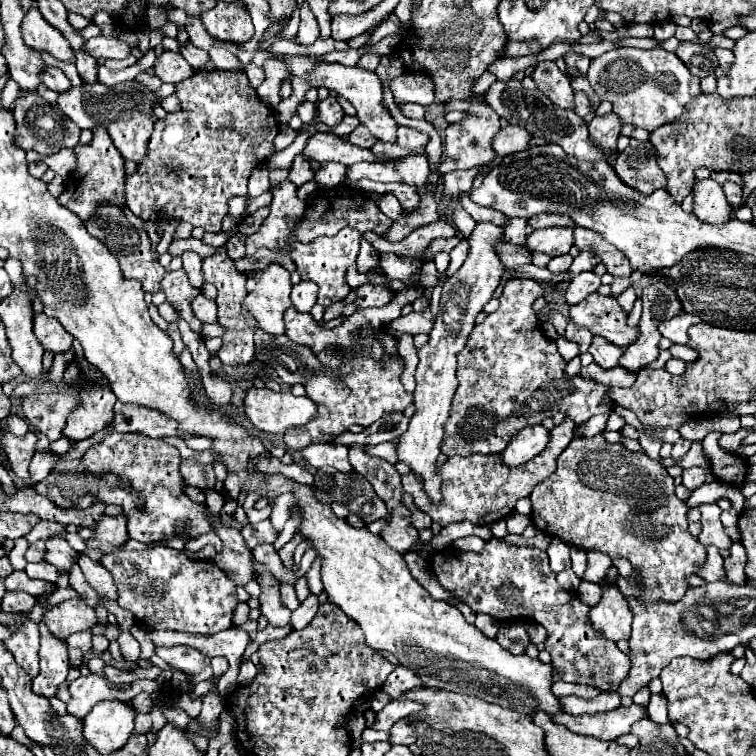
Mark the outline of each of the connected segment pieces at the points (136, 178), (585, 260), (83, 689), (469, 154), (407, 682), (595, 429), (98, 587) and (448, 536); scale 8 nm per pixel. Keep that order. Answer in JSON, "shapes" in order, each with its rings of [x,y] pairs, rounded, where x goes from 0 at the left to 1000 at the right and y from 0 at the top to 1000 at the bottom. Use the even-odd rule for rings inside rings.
{"shapes":[[[[261,94],[255,102],[234,110],[231,118],[242,142],[237,149],[226,149],[205,163],[192,213],[181,221],[181,229],[171,231],[165,239],[168,274],[192,292],[229,287],[250,292],[255,300],[290,308],[292,292],[300,284],[300,263],[327,255],[327,237],[332,226],[364,200],[361,184],[369,165],[361,147],[343,131],[340,120],[327,107],[327,99],[319,94]]],[[[769,332],[766,335],[766,340],[761,340],[758,343],[758,351],[747,358],[747,361],[742,361],[742,364],[750,364],[750,366],[761,366],[761,364],[766,364],[769,358],[776,358],[776,356],[784,356],[787,351],[792,348],[792,343],[790,340],[784,340],[782,337],[782,332]]],[[[118,890],[118,893],[107,893],[102,896],[94,906],[91,906],[91,917],[94,917],[94,927],[89,933],[89,940],[104,951],[110,951],[120,935],[136,925],[155,925],[155,927],[171,927],[173,922],[184,919],[187,914],[192,917],[202,917],[210,914],[213,906],[208,901],[200,898],[189,898],[189,901],[179,901],[173,909],[168,911],[147,911],[142,906],[142,898],[128,893],[128,890]]],[[[626,136],[626,142],[618,147],[618,157],[610,163],[599,163],[589,173],[589,197],[591,205],[581,216],[581,229],[589,231],[602,224],[620,224],[620,221],[634,221],[634,218],[647,218],[652,210],[657,210],[657,202],[652,200],[652,179],[657,179],[660,155],[657,149],[644,139],[644,136]]],[[[522,880],[522,885],[520,885],[520,890],[512,896],[512,901],[507,903],[507,911],[509,911],[509,917],[517,922],[517,925],[522,925],[522,922],[528,922],[533,914],[538,914],[538,911],[546,911],[546,909],[552,909],[554,903],[552,903],[552,893],[549,890],[544,890],[541,885],[536,885],[533,880]]],[[[806,549],[784,550],[776,557],[771,557],[771,560],[761,562],[761,570],[763,570],[763,573],[769,573],[771,578],[790,575],[790,573],[795,573],[795,570],[798,570],[798,565],[800,565],[804,552]]],[[[104,734],[102,739],[112,769],[131,784],[131,790],[142,790],[144,795],[155,795],[155,776],[149,771],[149,763],[134,750],[131,742],[118,739],[115,734]]],[[[612,689],[612,692],[599,692],[599,694],[586,697],[583,705],[581,705],[578,710],[573,710],[570,718],[573,718],[573,724],[581,729],[581,726],[597,721],[602,713],[618,710],[618,708],[631,708],[631,710],[636,710],[639,716],[644,716],[644,713],[652,710],[644,694],[639,697],[639,694],[626,694],[626,692],[620,692],[620,689]]]]}

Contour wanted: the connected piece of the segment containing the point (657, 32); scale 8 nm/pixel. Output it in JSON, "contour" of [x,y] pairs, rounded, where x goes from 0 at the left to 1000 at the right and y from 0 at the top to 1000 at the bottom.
{"contour":[[[878,28],[876,30],[868,30],[865,32],[865,50],[869,52],[869,54],[876,56],[886,49],[890,49],[893,45],[894,33],[888,28],[882,29]]]}

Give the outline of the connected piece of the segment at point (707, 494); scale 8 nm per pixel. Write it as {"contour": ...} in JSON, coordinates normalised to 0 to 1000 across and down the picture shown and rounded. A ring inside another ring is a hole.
{"contour":[[[950,636],[931,639],[925,647],[915,651],[906,667],[910,672],[915,672],[930,665],[947,664],[955,657],[960,657],[967,663],[974,677],[981,677],[985,659],[979,648],[972,643],[951,639]]]}

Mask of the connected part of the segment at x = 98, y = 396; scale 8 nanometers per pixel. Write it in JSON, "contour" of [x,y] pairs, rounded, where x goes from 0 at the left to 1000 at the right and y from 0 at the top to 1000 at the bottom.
{"contour":[[[120,512],[104,528],[107,536],[89,552],[83,578],[107,583],[139,567],[149,557],[149,536],[155,525],[142,512]]]}

